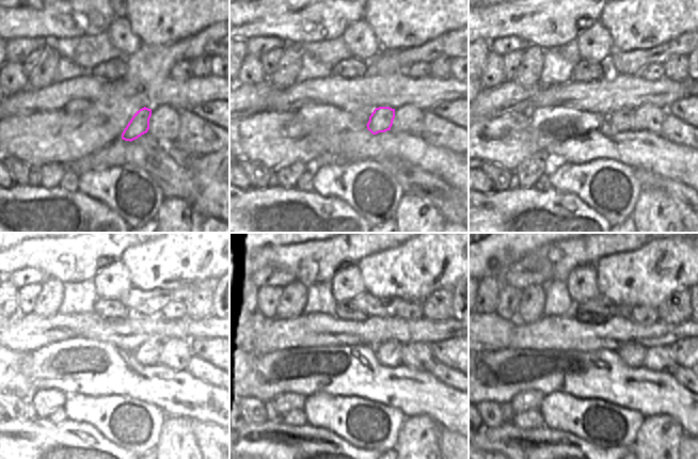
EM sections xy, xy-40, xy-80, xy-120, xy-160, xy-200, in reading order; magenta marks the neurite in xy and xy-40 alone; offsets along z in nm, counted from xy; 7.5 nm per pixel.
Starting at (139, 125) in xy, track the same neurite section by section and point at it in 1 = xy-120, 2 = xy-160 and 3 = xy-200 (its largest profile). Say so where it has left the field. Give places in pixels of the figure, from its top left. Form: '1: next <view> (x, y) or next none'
1: next xy-120 (148, 353)
2: next xy-160 (389, 353)
3: next xy-200 (632, 353)

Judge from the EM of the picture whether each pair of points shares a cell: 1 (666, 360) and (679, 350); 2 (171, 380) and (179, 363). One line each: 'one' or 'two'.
1: two
2: two

